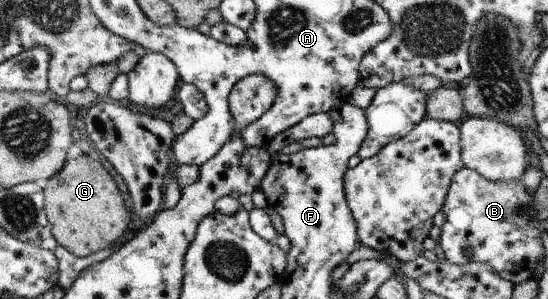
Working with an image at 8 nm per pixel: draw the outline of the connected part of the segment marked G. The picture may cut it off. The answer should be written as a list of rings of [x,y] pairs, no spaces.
[[[87,154],[70,159],[48,181],[45,210],[50,222],[51,234],[60,247],[65,247],[76,257],[112,246],[128,227],[128,209],[116,186],[116,182],[100,161]]]

